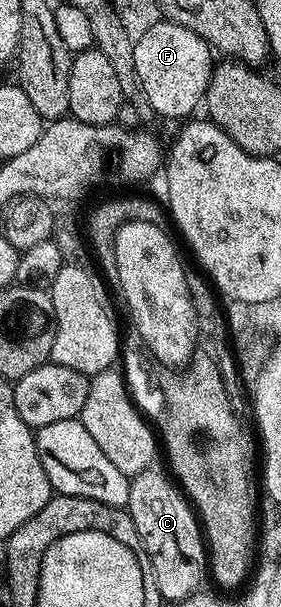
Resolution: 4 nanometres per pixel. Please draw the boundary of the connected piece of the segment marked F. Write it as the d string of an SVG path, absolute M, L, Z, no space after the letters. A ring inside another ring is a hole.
M156 23L151 25L151 29L147 29L147 33L135 40L135 72L144 93L147 93L147 100L158 116L165 118L166 115L169 119L184 120L194 114L192 111L196 107L198 110L202 106L209 76L215 66L215 59L212 57L214 58L209 44L195 33L191 33L191 29L178 23Z

